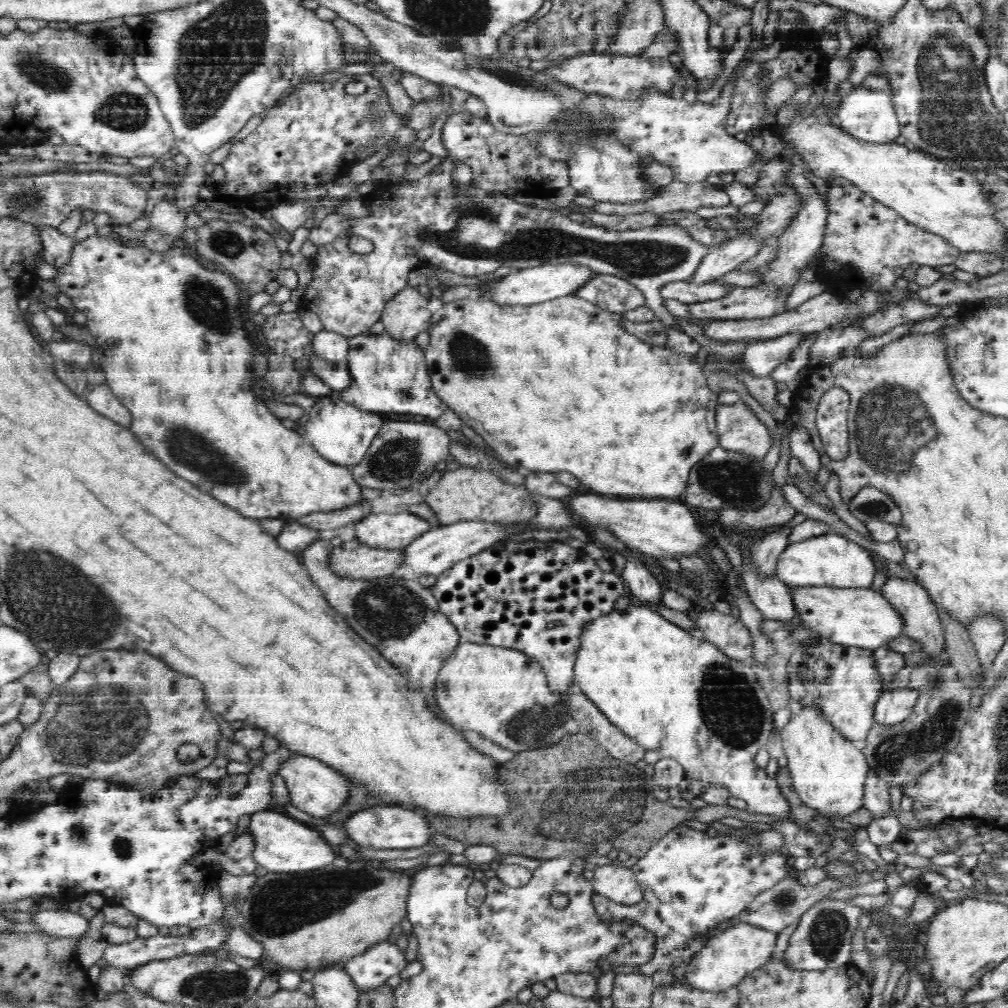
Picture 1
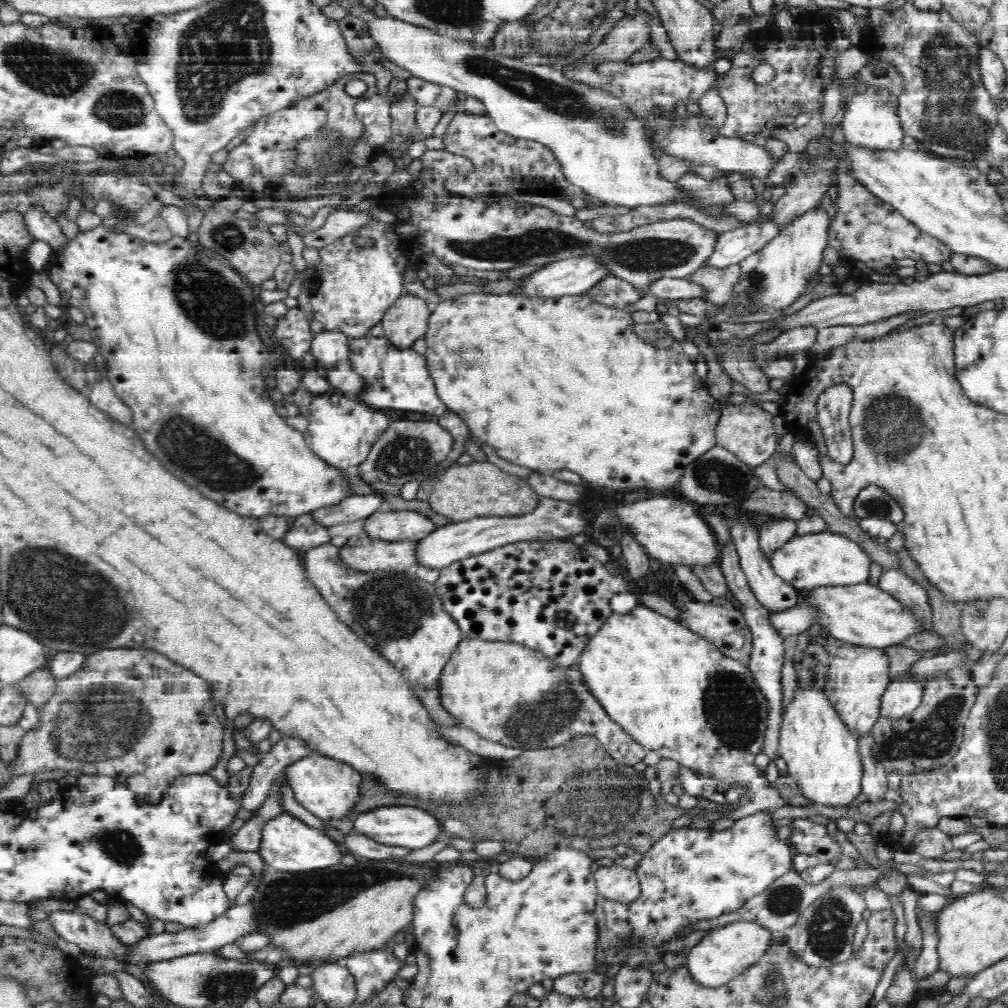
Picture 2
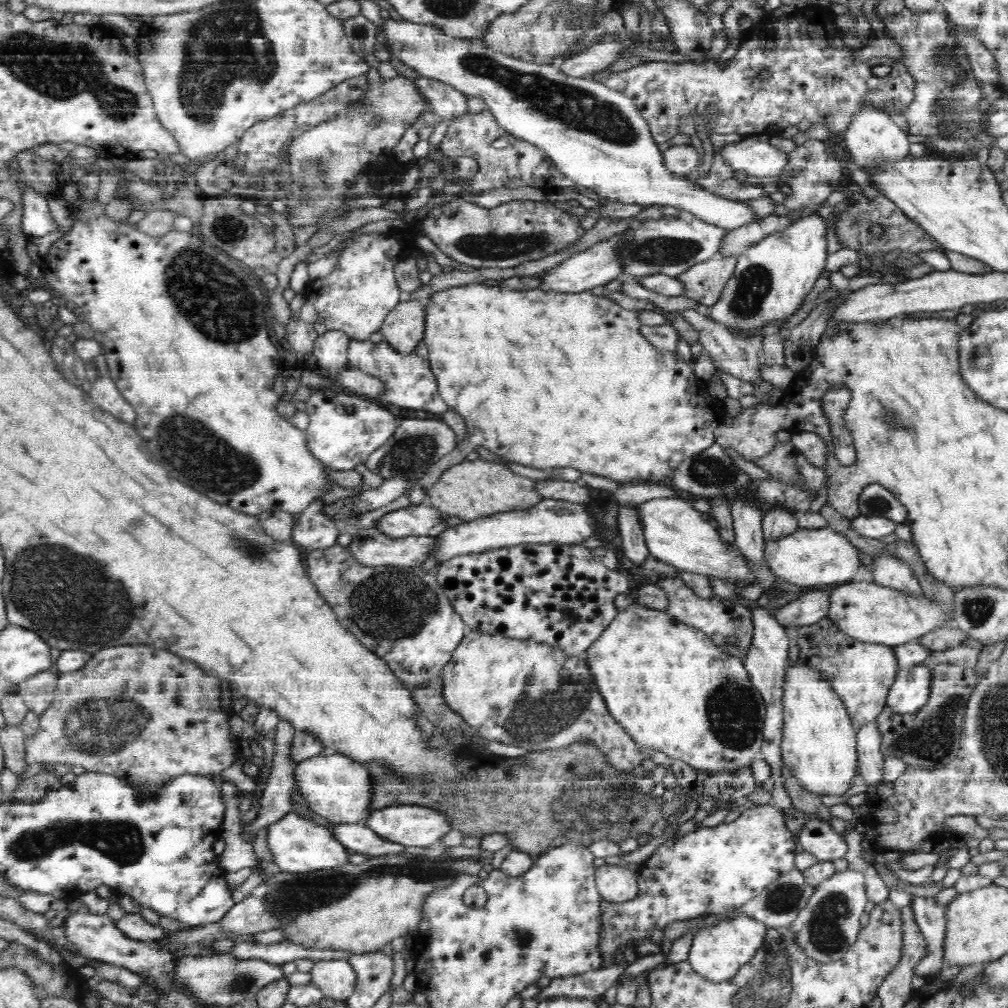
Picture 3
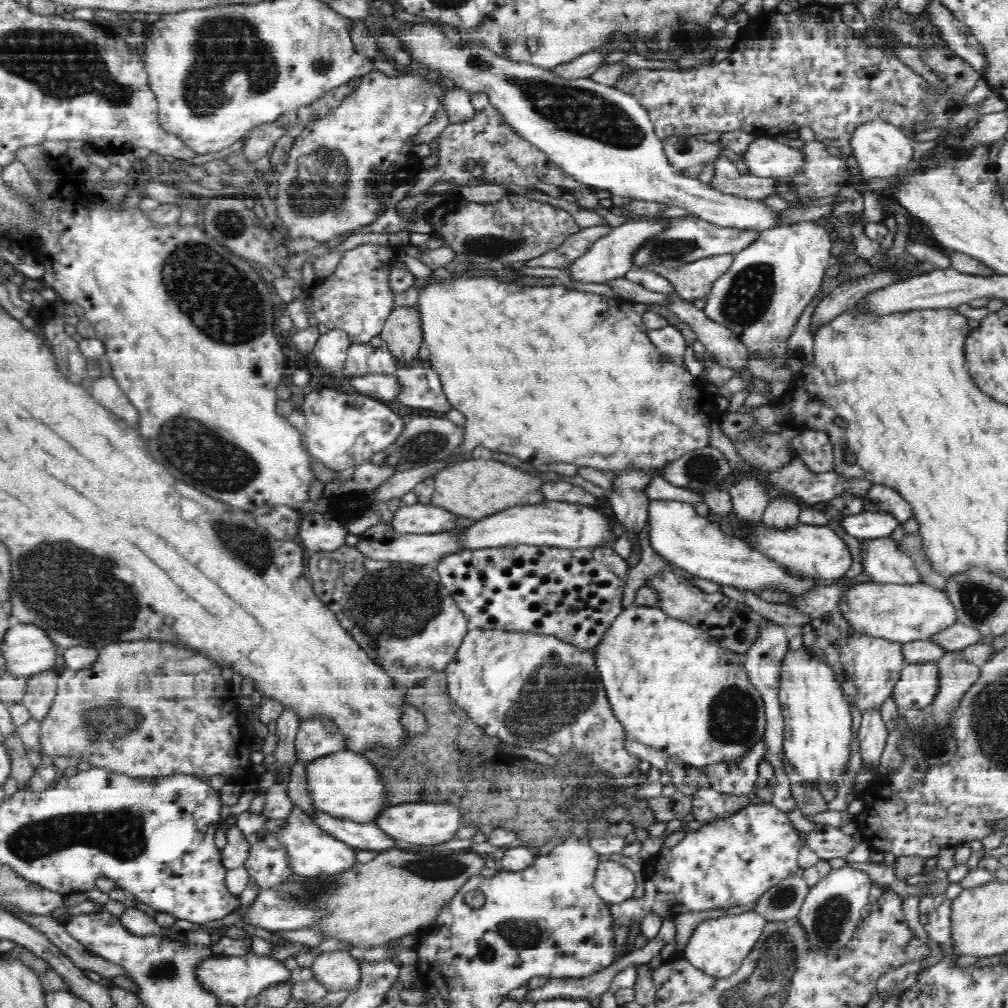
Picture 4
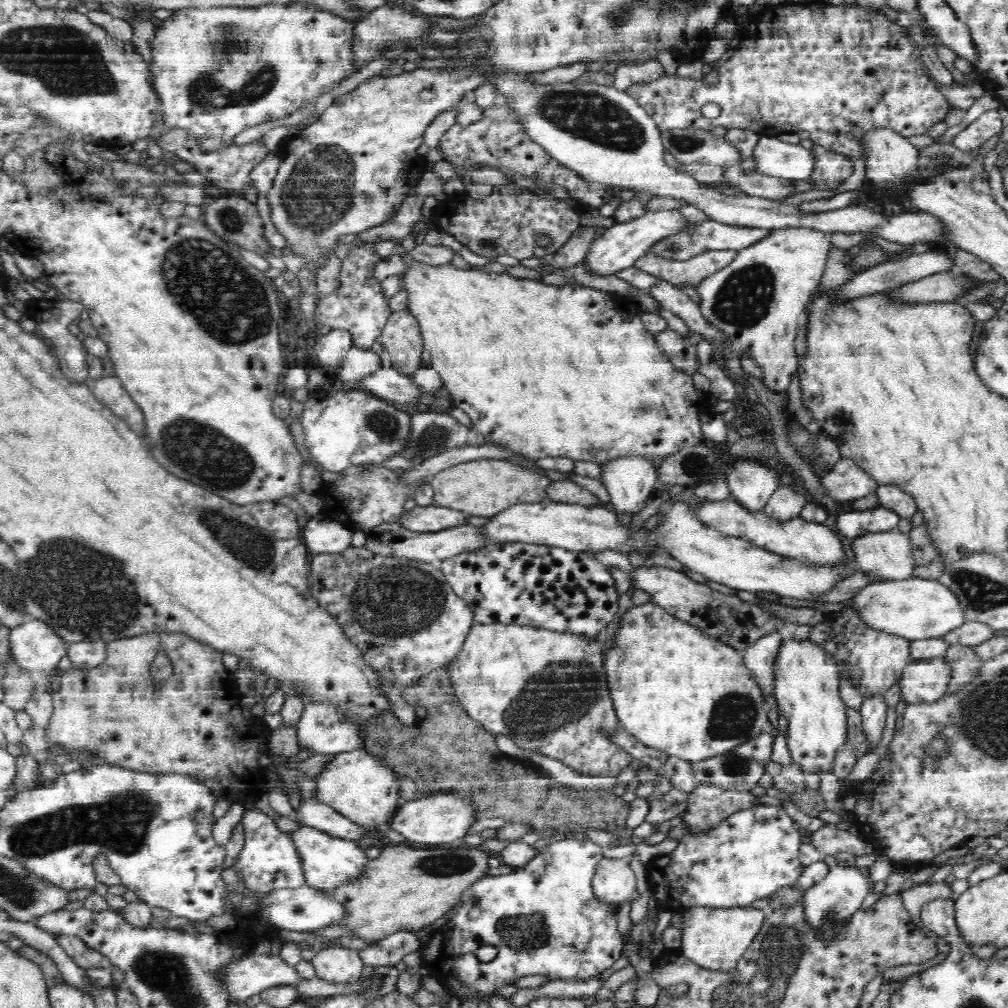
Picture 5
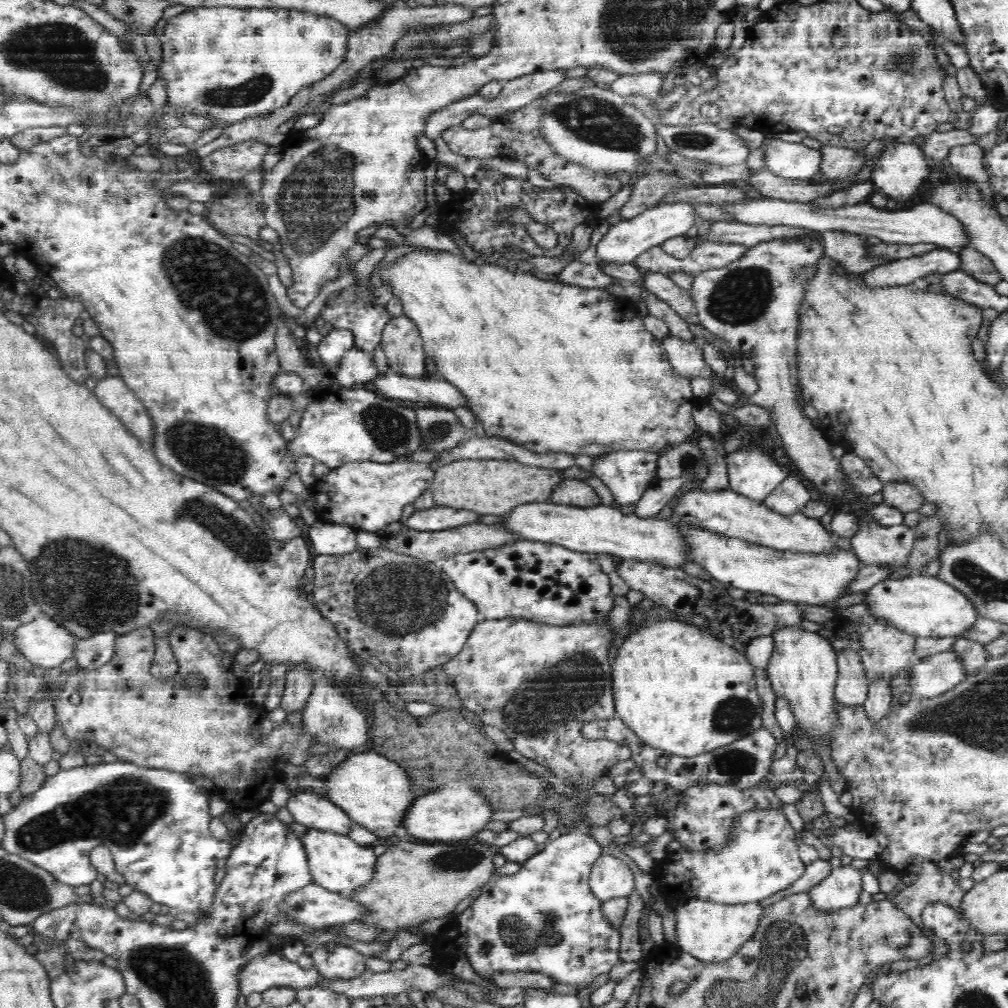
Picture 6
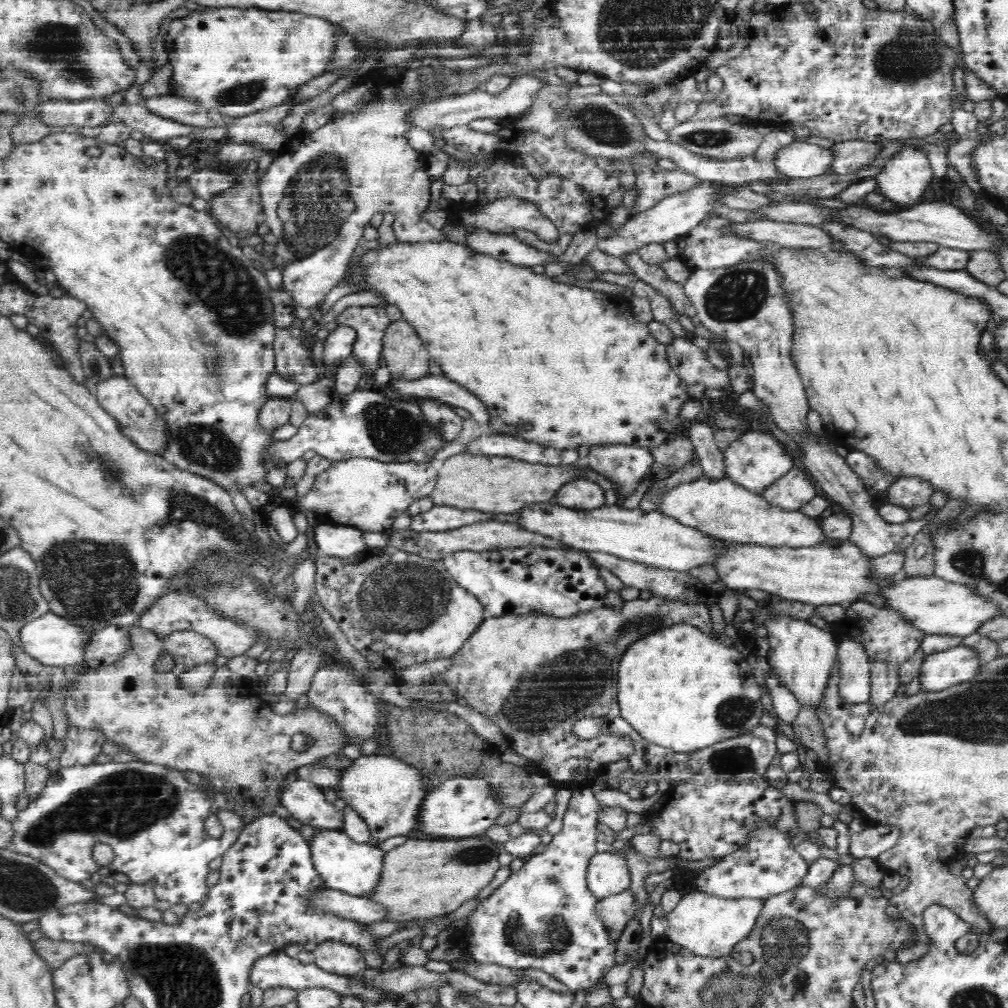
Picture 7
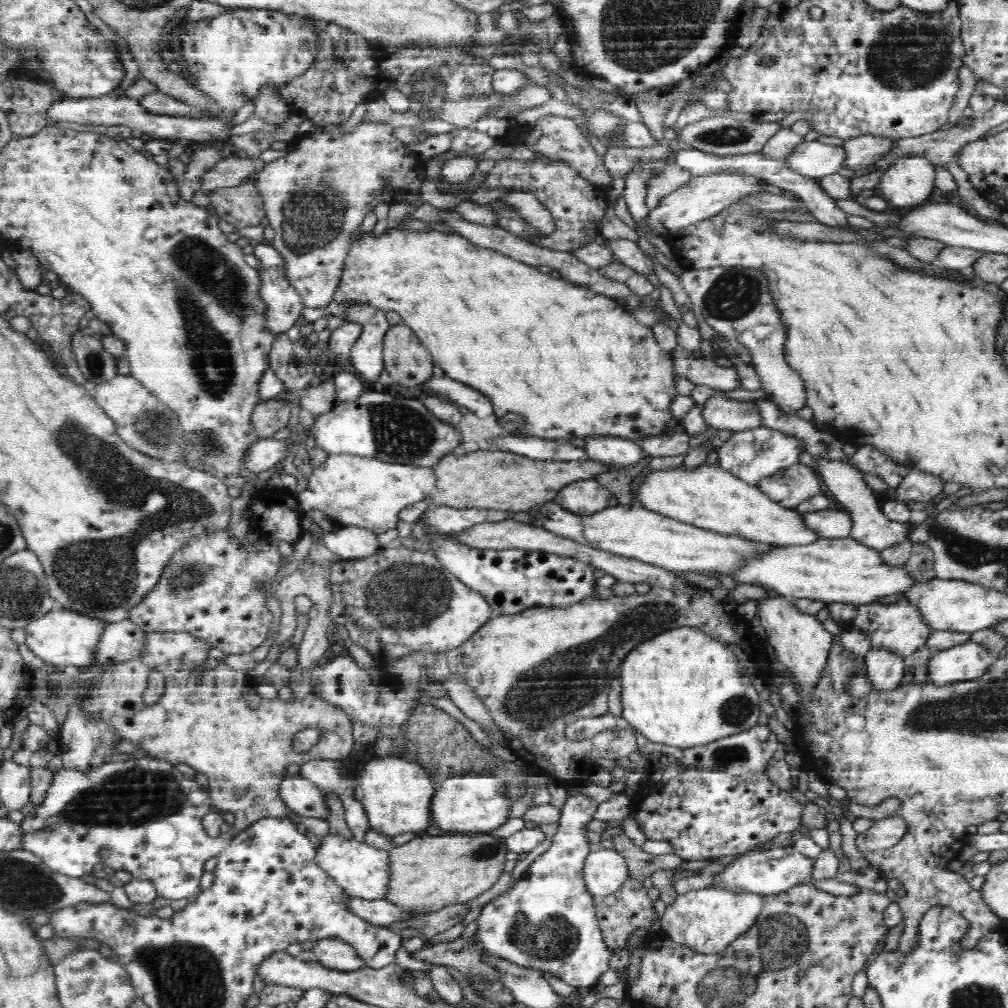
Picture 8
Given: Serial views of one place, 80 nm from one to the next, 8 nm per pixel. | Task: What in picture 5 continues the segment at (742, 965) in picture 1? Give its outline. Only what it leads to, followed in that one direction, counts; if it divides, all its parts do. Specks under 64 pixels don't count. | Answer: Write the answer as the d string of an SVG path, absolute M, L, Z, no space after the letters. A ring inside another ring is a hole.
M688 906L681 908L682 945L680 950L700 966L714 970L728 970L754 940L762 926L766 911L746 906Z

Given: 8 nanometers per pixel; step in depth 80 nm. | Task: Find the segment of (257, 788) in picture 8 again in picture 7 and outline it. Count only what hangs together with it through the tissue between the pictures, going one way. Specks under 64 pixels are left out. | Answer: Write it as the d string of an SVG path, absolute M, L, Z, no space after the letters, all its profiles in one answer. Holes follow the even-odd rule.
M134 626L134 654L106 668L88 669L80 675L76 672L77 688L69 690L65 705L71 722L80 726L101 728L110 742L121 745L123 750L134 752L140 760L166 764L179 771L198 772L214 792L213 805L220 810L232 810L240 816L244 826L263 816L276 814L276 806L282 805L280 787L286 782L290 770L305 764L319 762L322 758L342 754L342 750L352 744L345 726L335 716L310 704L306 708L294 708L288 714L278 714L271 704L260 699L254 691L253 682L245 675L234 672L228 666L216 667L204 691L192 692L180 683L180 674L186 670L214 662L216 647L208 638L189 630L179 630L167 636ZM160 656L170 656L174 668L168 672L158 672L156 662ZM308 732L313 737L311 747L302 752L292 750L292 736Z

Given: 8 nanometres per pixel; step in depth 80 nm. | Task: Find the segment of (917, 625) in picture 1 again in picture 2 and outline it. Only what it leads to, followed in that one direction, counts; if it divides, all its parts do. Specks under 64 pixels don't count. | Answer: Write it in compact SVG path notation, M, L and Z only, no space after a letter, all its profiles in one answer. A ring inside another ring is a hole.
M883 567L877 586L903 600L904 604L908 604L908 607L916 607L924 611L926 615L931 614L927 593L910 574L904 571L904 568Z

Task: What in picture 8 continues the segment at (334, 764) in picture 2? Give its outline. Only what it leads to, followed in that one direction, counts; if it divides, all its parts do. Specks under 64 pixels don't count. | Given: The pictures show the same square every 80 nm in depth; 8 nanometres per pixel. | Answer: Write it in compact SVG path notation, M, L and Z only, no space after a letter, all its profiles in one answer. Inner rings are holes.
M374 756L362 772L352 772L351 775L356 784L355 799L362 803L367 812L370 825L374 826L376 830L382 830L384 834L398 835L404 834L404 832L417 833L434 824L432 802L435 801L436 789L438 789L439 783L435 781L434 775L419 762L408 762L402 756L382 758Z

